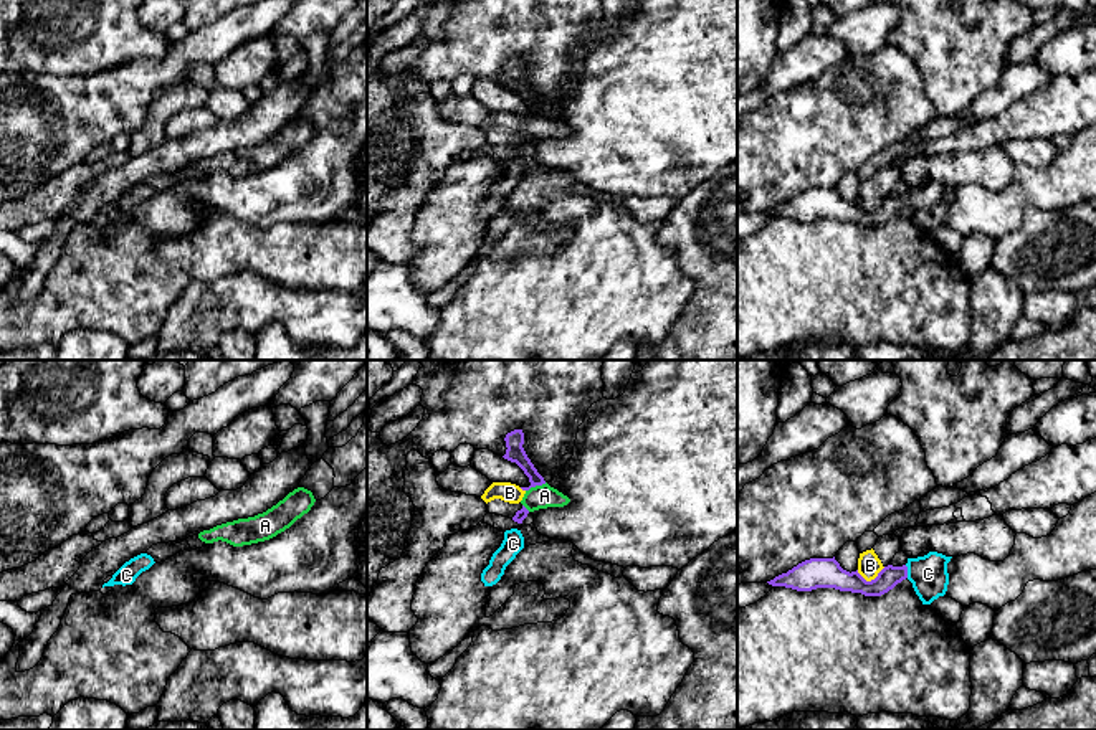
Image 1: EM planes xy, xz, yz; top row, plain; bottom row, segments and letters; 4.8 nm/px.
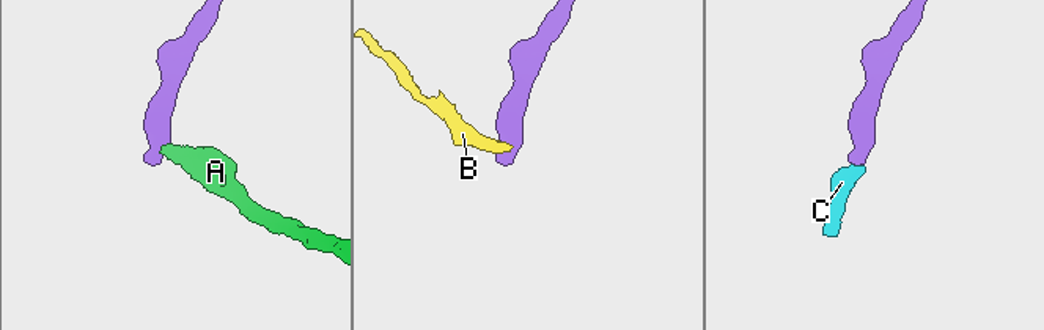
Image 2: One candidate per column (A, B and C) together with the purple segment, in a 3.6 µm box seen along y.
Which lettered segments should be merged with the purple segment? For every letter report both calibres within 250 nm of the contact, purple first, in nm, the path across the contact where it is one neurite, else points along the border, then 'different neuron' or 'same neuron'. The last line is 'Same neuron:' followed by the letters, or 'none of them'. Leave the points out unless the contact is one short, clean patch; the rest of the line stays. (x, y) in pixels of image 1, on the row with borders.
A: 90/120 nm | along xz (546, 483), (531, 486), (526, 491) | different neuron
B: 140/110 nm | along yz (885, 567), (870, 580), (865, 580), (857, 572) | different neuron
C: 100/180 nm | across yz (888, 577), (906, 572), (928, 573) | same neuron
Same neuron: C

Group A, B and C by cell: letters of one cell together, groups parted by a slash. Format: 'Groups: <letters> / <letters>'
Groups: A B / C

